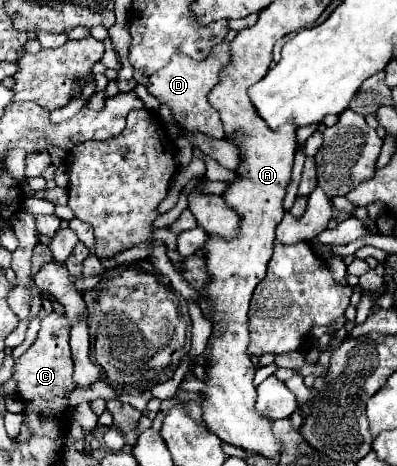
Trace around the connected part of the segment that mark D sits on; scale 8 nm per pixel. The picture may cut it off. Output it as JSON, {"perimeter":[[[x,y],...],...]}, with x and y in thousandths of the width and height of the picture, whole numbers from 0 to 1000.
{"perimeter":[[[574,92],[544,97],[514,131],[489,131],[474,118],[443,114],[418,144],[408,144],[403,152],[378,161],[378,170],[368,178],[368,191],[403,221],[418,221],[428,230],[438,255],[469,281],[509,281],[509,285],[534,290],[544,298],[564,298],[564,277],[559,277],[549,238],[524,221],[524,195],[554,174],[554,152],[574,131],[579,131]]]}

